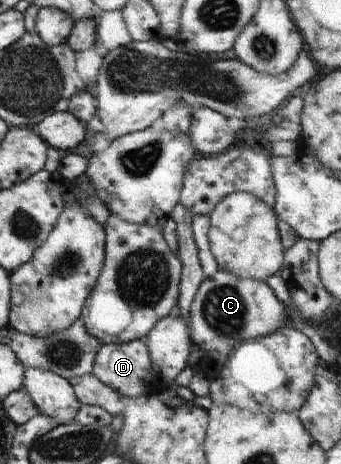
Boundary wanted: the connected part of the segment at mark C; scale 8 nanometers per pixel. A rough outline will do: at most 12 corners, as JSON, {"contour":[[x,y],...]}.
{"contour":[[218,269],[190,305],[188,365],[291,325],[266,281]]}

